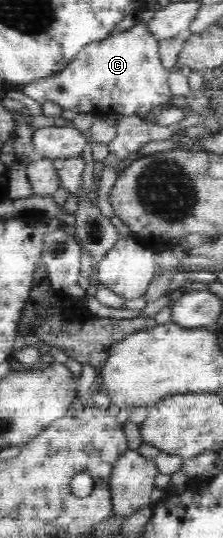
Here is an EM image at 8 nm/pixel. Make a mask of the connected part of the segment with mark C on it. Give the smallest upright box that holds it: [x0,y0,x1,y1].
[21,22,174,119]

